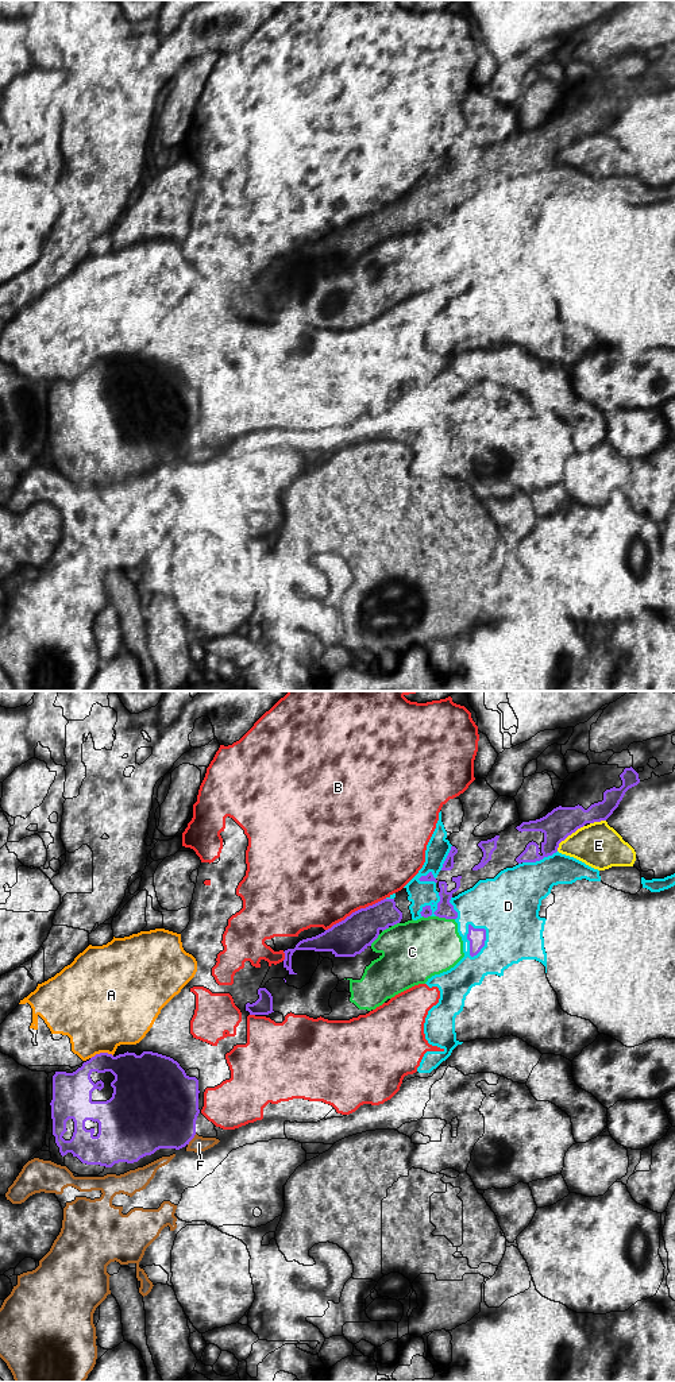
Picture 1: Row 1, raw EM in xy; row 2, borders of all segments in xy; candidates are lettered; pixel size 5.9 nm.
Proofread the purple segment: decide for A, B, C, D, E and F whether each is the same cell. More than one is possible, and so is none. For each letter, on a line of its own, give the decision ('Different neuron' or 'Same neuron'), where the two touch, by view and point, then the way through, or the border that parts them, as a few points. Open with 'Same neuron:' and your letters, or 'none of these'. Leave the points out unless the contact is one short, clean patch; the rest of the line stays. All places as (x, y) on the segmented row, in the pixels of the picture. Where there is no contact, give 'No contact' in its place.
Same neuron: none of these
A: Different neuron. Touches purple at xy (101, 1053)
B: Different neuron. Touches purple at xy (355, 911)
C: Different neuron. Touches purple at xy (446, 918)
D: Different neuron. Touches purple at xy (469, 940)
E: Different neuron. Touches purple at xy (567, 836)
F: Different neuron. Touches purple at xy (192, 1138)

